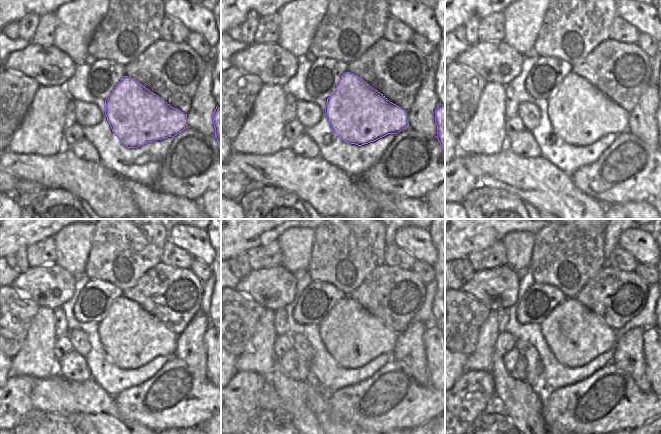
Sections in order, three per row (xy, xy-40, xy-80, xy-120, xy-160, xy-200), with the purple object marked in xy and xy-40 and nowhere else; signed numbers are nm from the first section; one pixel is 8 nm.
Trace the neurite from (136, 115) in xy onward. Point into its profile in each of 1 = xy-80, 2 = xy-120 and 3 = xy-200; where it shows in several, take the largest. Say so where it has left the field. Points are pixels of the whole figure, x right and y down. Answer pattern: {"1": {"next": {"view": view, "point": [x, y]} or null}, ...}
{"1": {"next": {"view": "xy-80", "point": [580, 114]}}, "2": {"next": {"view": "xy-120", "point": [131, 337]}}, "3": {"next": {"view": "xy-200", "point": [575, 335]}}}

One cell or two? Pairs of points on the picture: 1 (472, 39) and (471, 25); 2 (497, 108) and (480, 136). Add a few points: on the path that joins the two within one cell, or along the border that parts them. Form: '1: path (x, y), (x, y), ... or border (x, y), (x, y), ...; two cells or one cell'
1: path (471, 36), (471, 28); one cell
2: path (490, 115), (486, 129); one cell

